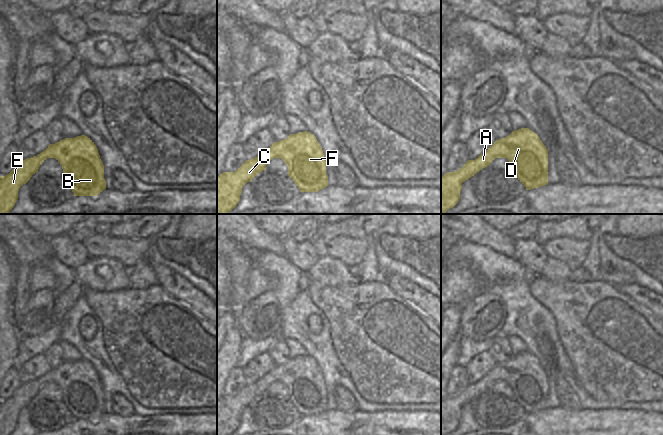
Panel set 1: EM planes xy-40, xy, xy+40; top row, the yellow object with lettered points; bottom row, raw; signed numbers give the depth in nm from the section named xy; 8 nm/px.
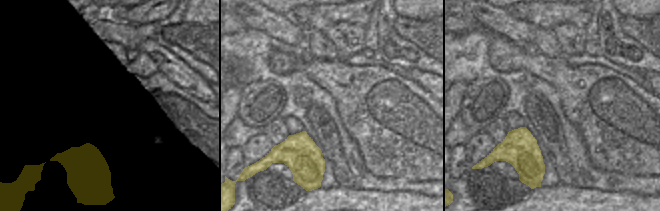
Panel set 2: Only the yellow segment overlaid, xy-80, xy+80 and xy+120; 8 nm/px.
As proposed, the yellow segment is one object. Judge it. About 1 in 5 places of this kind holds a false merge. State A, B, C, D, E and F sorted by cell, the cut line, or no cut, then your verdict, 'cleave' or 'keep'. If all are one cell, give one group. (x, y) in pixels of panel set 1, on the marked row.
groups A B C D E F; cut none; keep

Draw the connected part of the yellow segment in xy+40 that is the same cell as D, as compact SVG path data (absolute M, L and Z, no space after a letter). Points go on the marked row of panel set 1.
M521 128L496 140L483 154L475 160L468 160L459 170L441 177L441 214L458 203L462 183L490 166L495 158L508 159L514 176L526 190L548 184L548 150L535 132Z

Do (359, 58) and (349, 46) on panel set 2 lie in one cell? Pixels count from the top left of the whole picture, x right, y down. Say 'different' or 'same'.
different

